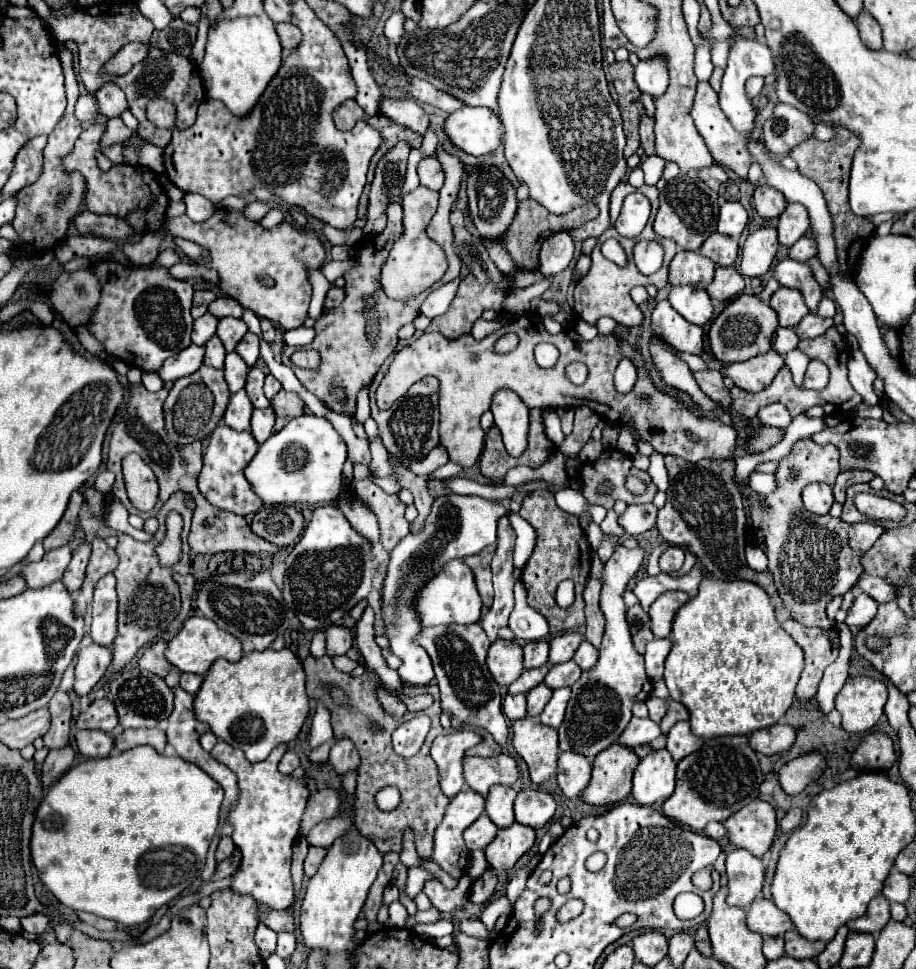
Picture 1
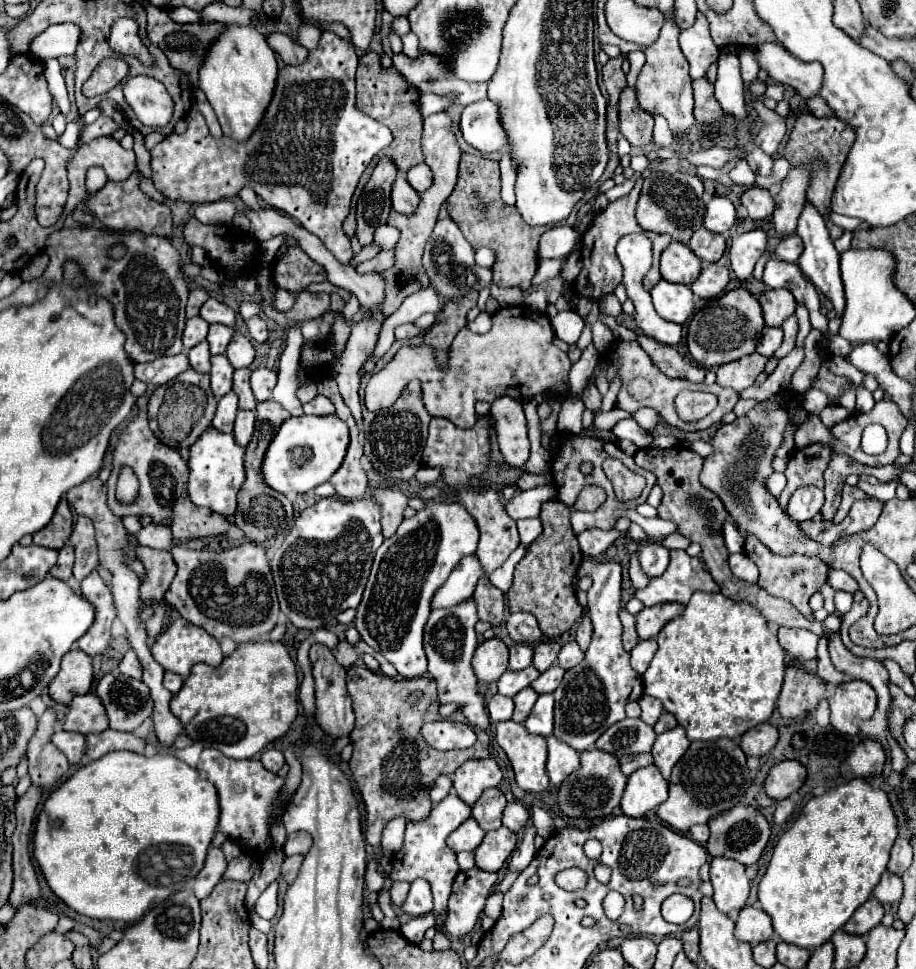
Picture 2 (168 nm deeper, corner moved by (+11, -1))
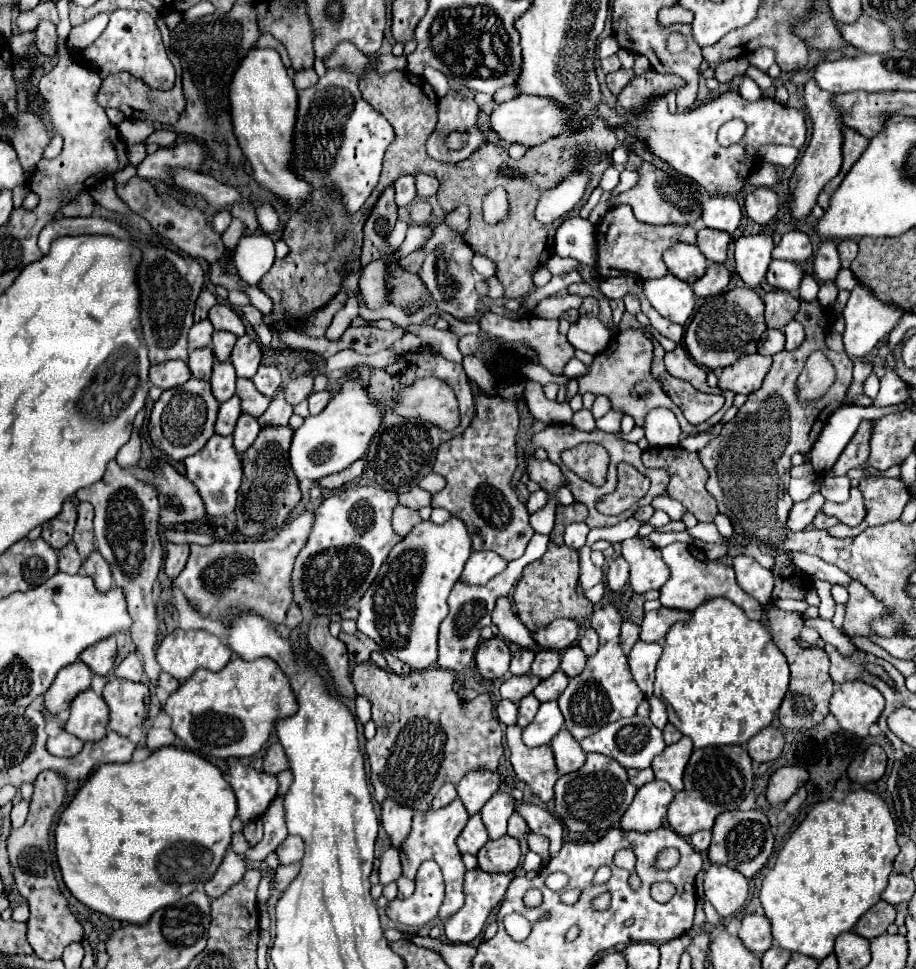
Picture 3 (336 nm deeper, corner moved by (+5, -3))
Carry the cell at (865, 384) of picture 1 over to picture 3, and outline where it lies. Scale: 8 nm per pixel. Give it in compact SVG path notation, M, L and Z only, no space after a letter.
M772 259L768 273L766 273L766 281L768 285L772 285L774 289L782 289L782 291L790 291L796 293L798 285L802 279L802 267L794 261L778 261Z

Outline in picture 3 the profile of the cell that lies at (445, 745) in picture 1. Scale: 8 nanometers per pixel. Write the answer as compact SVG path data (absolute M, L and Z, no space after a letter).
M444 783L442 789L436 793L436 797L432 801L432 809L442 809L454 799L456 799L456 787L452 783Z

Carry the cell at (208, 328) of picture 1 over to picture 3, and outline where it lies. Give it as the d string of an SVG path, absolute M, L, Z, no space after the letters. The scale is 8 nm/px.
M208 319L200 321L200 323L194 323L192 329L188 331L188 345L190 345L190 349L208 347L210 341L212 341L212 333L214 333L214 327L212 327L212 323Z

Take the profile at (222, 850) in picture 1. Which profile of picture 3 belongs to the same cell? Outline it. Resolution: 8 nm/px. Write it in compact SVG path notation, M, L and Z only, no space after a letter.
M228 851L220 869L216 871L216 875L204 885L204 891L210 899L216 899L220 895L224 895L232 885L236 885L246 873L246 861L242 855Z

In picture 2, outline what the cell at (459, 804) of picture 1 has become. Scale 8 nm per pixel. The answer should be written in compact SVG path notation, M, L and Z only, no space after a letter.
M452 791L444 801L440 801L438 805L432 807L432 813L430 813L430 817L426 821L408 823L408 827L406 827L404 845L402 845L400 853L394 855L394 859L392 859L394 869L390 873L390 879L392 881L406 881L408 883L412 883L415 879L426 879L432 885L432 893L434 893L433 910L428 915L412 918L400 927L400 932L410 943L420 945L426 930L434 927L436 915L446 909L454 877L460 871L458 863L456 863L456 853L446 845L446 837L454 829L458 829L470 817L470 813L472 813L470 805L462 803L462 799L458 799L456 791Z

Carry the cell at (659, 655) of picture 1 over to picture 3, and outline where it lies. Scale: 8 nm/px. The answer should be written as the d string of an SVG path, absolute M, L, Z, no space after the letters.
M638 641L628 655L628 665L630 665L632 677L646 697L652 697L654 669L656 669L660 655L662 655L662 645L646 643L646 641Z

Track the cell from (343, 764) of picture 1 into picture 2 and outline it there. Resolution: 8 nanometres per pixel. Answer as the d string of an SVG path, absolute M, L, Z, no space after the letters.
M312 645L310 661L312 661L312 669L314 669L312 671L314 683L316 683L316 723L332 739L350 735L350 731L354 727L354 713L352 713L350 695L346 691L346 669L340 663L336 663L332 651L326 645Z

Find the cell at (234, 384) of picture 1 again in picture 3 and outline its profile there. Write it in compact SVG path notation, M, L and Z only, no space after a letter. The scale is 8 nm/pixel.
M230 361L226 363L216 363L214 365L214 371L212 371L212 379L210 379L210 385L212 385L212 393L214 397L222 403L222 401L228 401L232 395L234 395L234 383L236 383L236 371L234 371L234 365Z

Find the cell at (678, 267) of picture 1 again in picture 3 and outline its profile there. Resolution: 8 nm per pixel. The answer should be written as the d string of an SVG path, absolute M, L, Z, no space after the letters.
M676 243L664 253L664 263L672 275L684 279L686 283L694 283L704 275L706 259L696 245Z

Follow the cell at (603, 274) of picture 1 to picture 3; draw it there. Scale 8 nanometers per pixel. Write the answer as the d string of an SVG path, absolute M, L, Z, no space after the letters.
M628 205L612 207L602 223L598 225L598 273L602 277L612 277L614 271L632 273L634 279L652 279L652 277L664 277L668 273L662 253L672 247L678 241L694 243L696 241L696 229L692 225L648 225L634 217L632 209Z

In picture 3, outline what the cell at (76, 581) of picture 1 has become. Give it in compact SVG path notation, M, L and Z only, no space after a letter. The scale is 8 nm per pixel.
M72 541L58 551L58 567L62 573L70 573L70 575L76 575L80 571L82 557L78 555L78 549Z

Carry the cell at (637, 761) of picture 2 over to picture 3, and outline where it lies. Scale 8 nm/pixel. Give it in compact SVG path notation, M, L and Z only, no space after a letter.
M648 767L648 769L630 769L628 771L628 775L630 775L630 783L636 787L636 789L640 789L640 787L644 787L648 781L654 781L654 773L652 773L652 769Z

